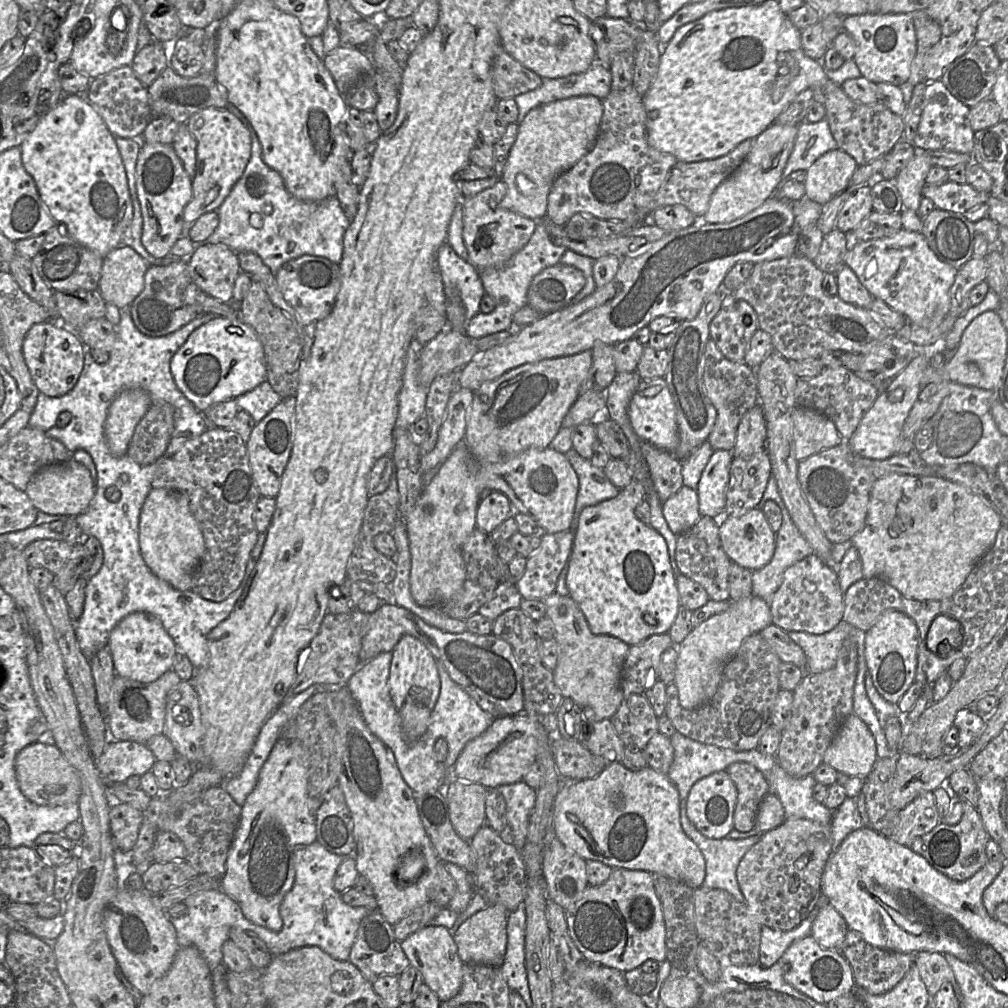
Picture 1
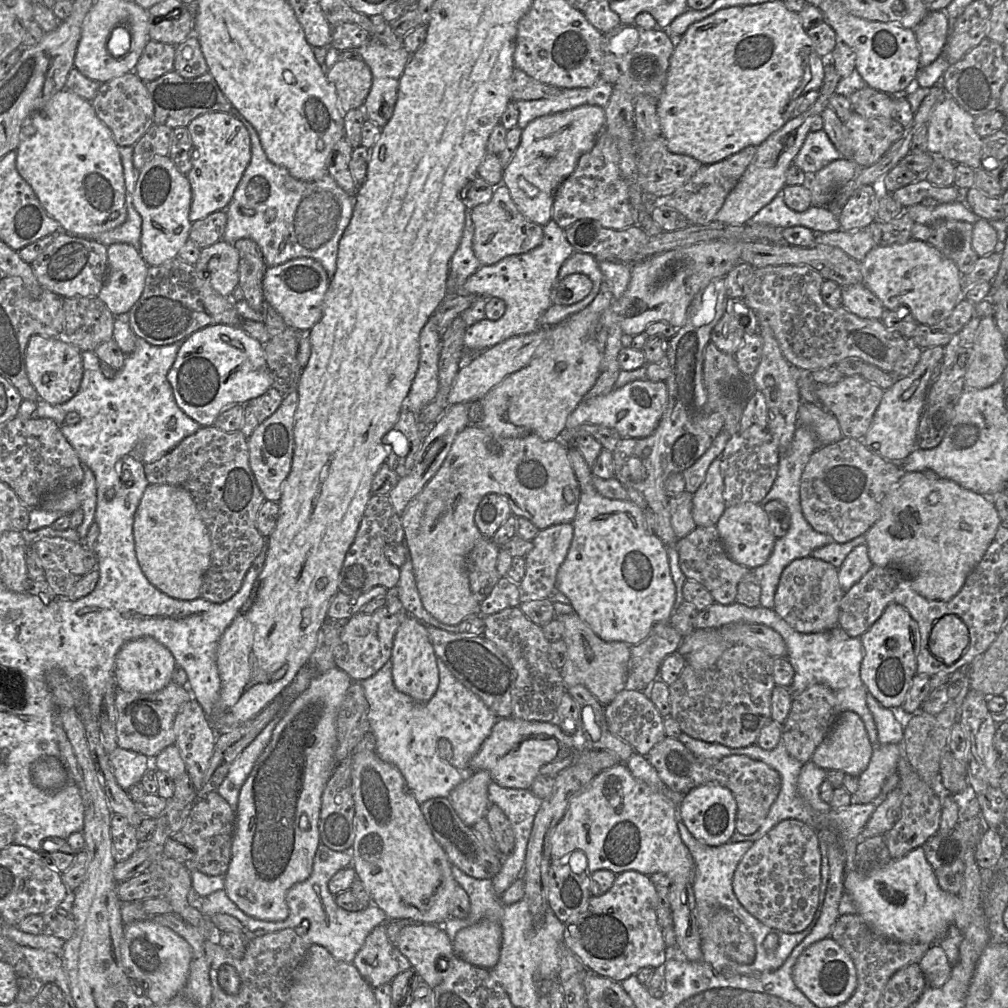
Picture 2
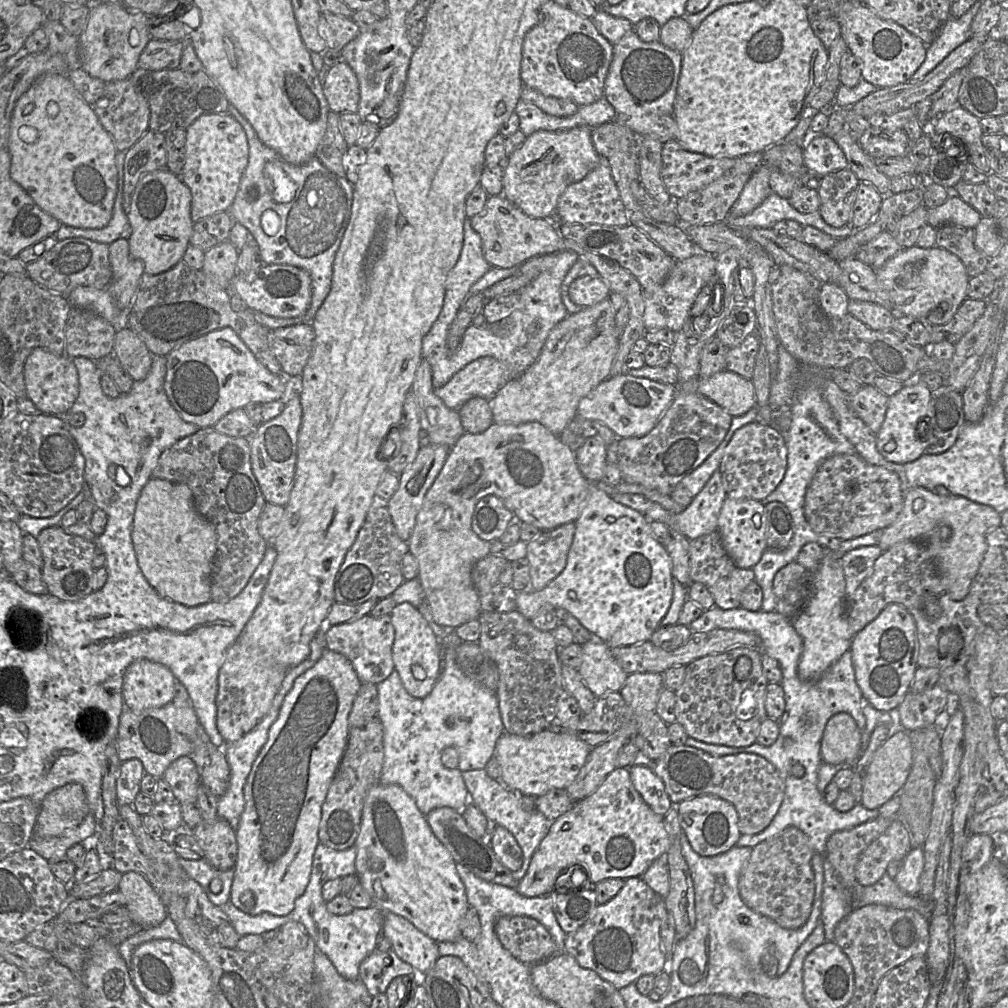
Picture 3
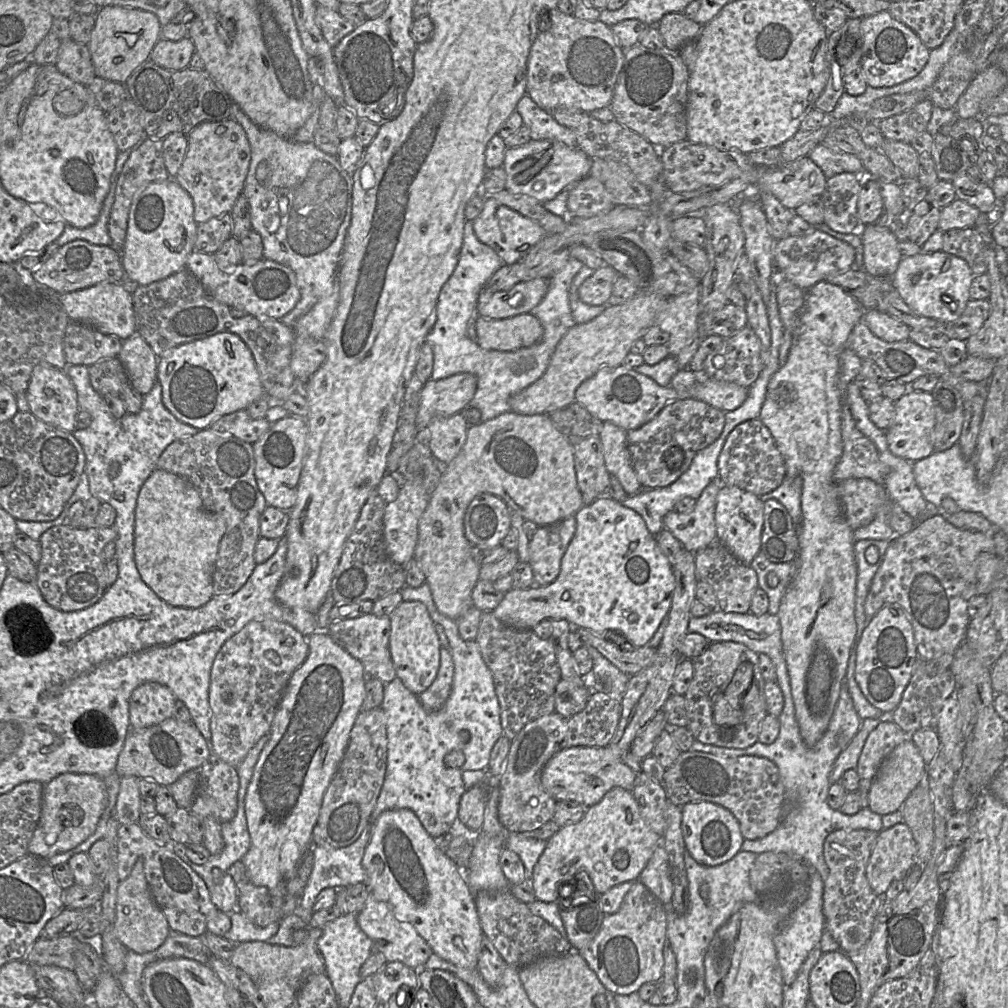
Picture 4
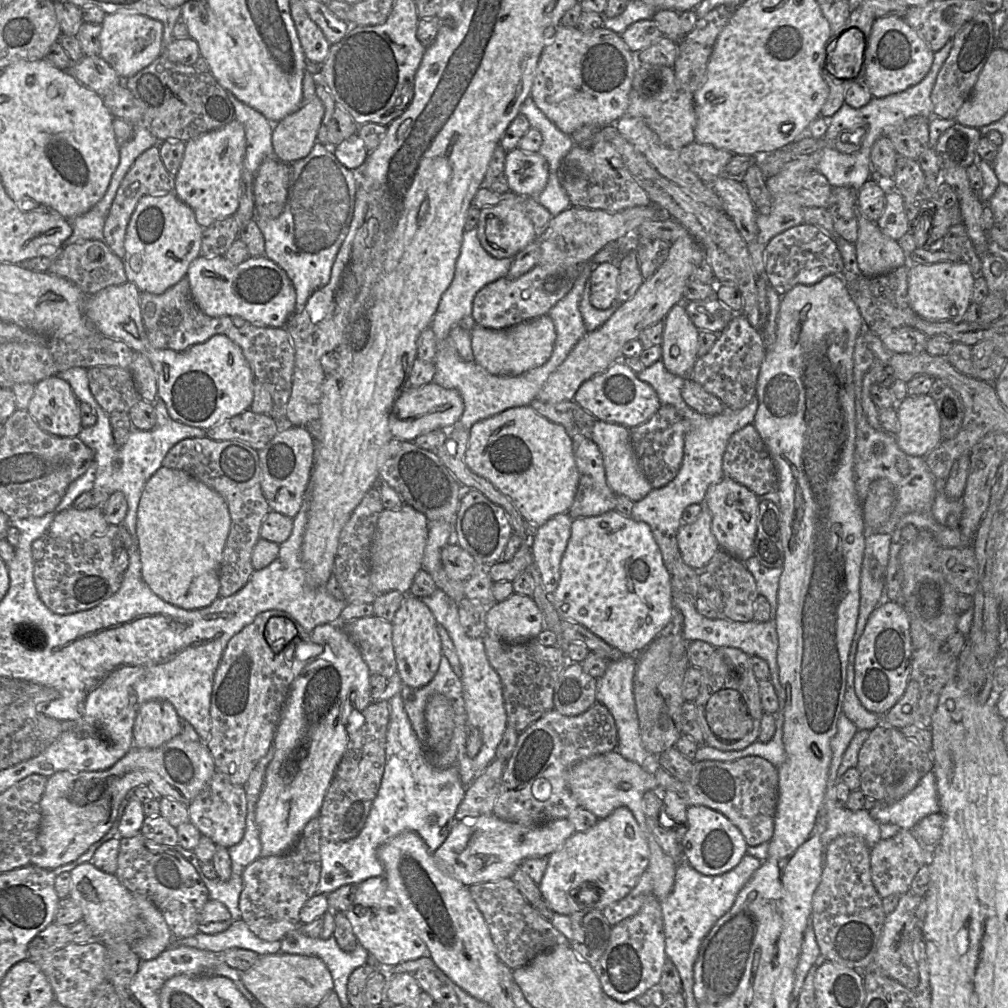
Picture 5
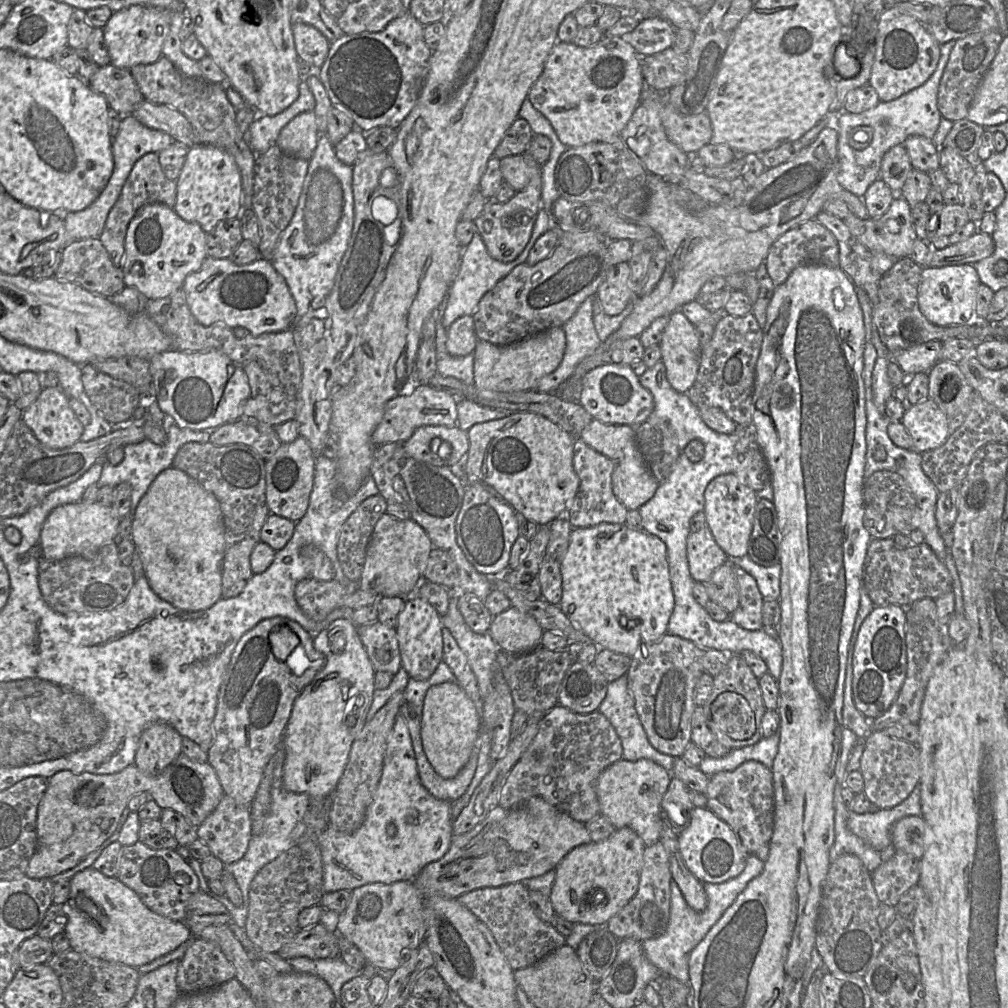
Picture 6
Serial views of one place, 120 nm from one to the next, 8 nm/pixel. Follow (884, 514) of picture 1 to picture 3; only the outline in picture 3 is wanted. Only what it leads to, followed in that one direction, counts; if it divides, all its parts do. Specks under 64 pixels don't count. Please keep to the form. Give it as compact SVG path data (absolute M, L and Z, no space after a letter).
M908 487L903 492L903 507L897 519L881 531L878 546L882 551L904 540L923 540L939 525L947 525L951 529L950 537L942 543L936 556L936 563L941 575L948 580L948 594L954 601L963 600L969 592L972 579L976 575L987 549L986 535L1001 526L1000 514L991 506L973 502L956 495L941 496L923 487Z

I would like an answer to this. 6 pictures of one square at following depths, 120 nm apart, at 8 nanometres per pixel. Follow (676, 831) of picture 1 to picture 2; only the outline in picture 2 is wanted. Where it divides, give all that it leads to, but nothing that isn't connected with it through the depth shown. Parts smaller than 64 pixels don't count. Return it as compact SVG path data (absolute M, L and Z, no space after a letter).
M618 763L598 773L580 794L571 799L550 839L551 860L567 858L574 851L580 851L587 858L589 873L600 869L616 875L625 871L637 871L647 876L664 873L671 882L689 882L693 886L695 862L681 839L675 812L676 804L668 796L635 778L625 763Z

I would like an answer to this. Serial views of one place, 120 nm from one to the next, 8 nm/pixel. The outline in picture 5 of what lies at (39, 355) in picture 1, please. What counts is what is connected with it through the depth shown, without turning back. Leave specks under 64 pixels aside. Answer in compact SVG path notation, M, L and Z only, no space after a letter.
M53 375L35 385L27 411L43 431L59 437L77 437L83 428L79 404L70 385Z

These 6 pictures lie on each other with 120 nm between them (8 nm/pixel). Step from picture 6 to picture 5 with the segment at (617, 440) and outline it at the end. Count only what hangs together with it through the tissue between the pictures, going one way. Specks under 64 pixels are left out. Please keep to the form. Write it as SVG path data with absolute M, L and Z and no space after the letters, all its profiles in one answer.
M596 420L590 438L602 453L606 481L616 495L624 495L637 502L645 498L653 489L643 473L631 442L630 429L626 426Z

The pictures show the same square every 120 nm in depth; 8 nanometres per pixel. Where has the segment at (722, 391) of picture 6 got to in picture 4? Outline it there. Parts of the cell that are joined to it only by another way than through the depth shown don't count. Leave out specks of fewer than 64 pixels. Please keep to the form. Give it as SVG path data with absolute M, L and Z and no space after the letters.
M747 325L723 338L721 344L704 361L702 375L750 388L762 370L761 344Z

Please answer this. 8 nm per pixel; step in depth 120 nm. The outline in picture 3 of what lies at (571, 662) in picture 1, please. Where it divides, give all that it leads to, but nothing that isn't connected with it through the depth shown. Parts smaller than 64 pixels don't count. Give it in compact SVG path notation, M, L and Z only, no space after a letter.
M596 636L581 646L583 661L578 673L594 696L620 692L628 674L614 659L611 649Z

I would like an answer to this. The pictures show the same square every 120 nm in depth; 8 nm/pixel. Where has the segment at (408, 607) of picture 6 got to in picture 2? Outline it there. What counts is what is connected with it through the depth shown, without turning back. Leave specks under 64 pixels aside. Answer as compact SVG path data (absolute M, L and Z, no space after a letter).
M395 595L386 596L386 607L393 614L405 614L393 642L391 663L392 678L397 690L409 695L418 702L429 701L437 691L439 672L437 656L430 640L426 625L421 623L404 609Z

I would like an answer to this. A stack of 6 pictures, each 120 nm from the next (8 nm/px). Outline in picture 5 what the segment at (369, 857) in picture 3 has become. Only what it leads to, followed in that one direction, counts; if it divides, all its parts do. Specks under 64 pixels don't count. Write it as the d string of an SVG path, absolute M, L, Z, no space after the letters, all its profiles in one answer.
M413 831L403 832L382 844L377 857L384 867L388 892L415 926L434 963L471 996L490 1004L498 993L500 959L469 887L442 871L433 852Z

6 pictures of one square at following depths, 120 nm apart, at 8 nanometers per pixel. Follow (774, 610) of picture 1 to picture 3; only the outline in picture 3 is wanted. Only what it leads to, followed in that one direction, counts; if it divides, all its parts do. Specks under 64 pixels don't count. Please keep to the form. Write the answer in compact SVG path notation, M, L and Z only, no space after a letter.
M796 561L781 568L773 580L775 611L789 619L796 617L810 597L810 582L811 573Z

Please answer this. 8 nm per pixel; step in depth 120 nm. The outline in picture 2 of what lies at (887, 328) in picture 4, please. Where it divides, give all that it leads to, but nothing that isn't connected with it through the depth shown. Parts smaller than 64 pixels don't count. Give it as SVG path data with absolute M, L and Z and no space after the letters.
M864 284L841 287L842 306L860 318L879 319L885 311L880 299Z

